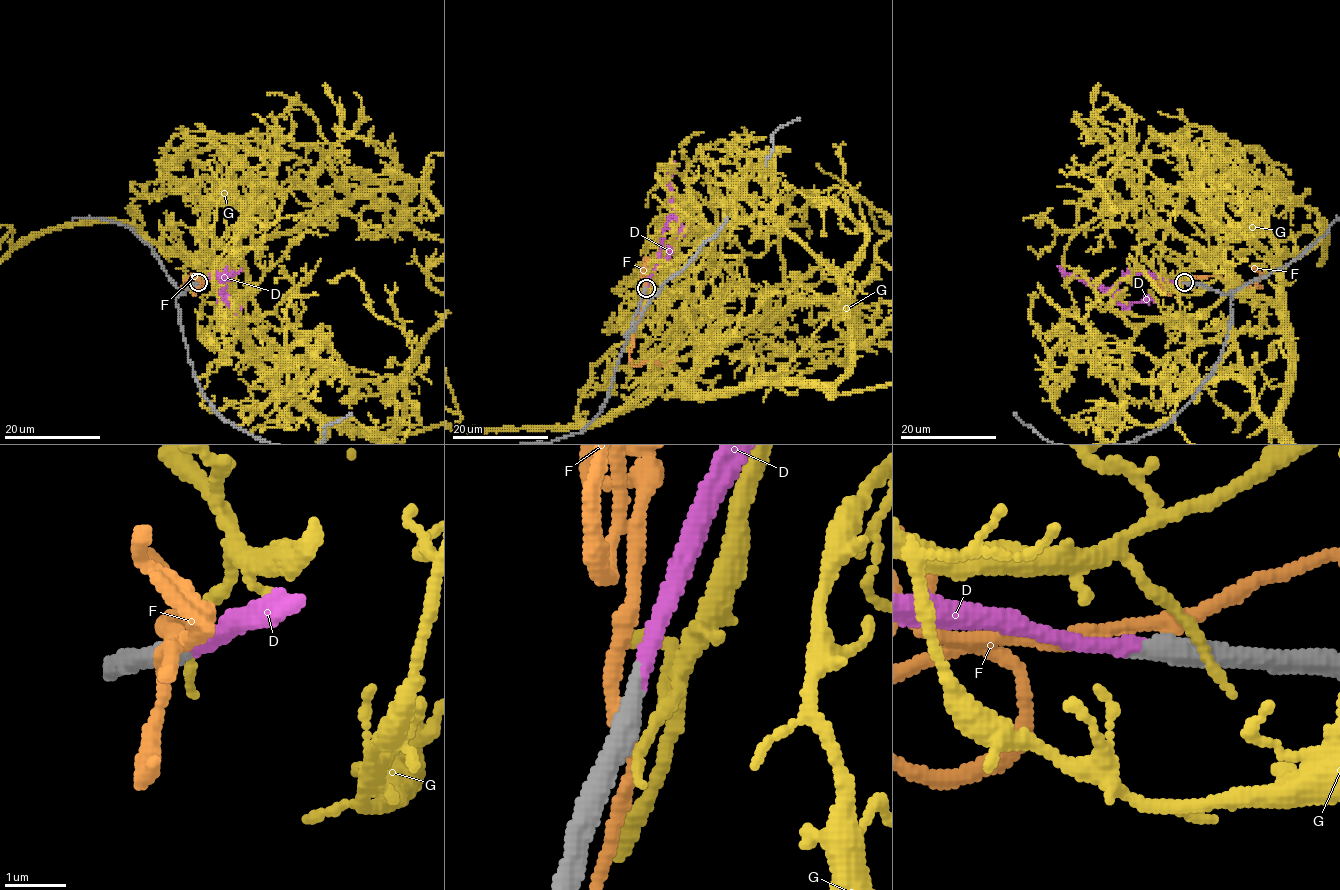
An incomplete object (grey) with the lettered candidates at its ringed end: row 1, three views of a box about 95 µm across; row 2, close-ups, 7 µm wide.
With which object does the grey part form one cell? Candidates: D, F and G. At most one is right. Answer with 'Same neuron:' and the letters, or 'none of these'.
Same neuron: D

